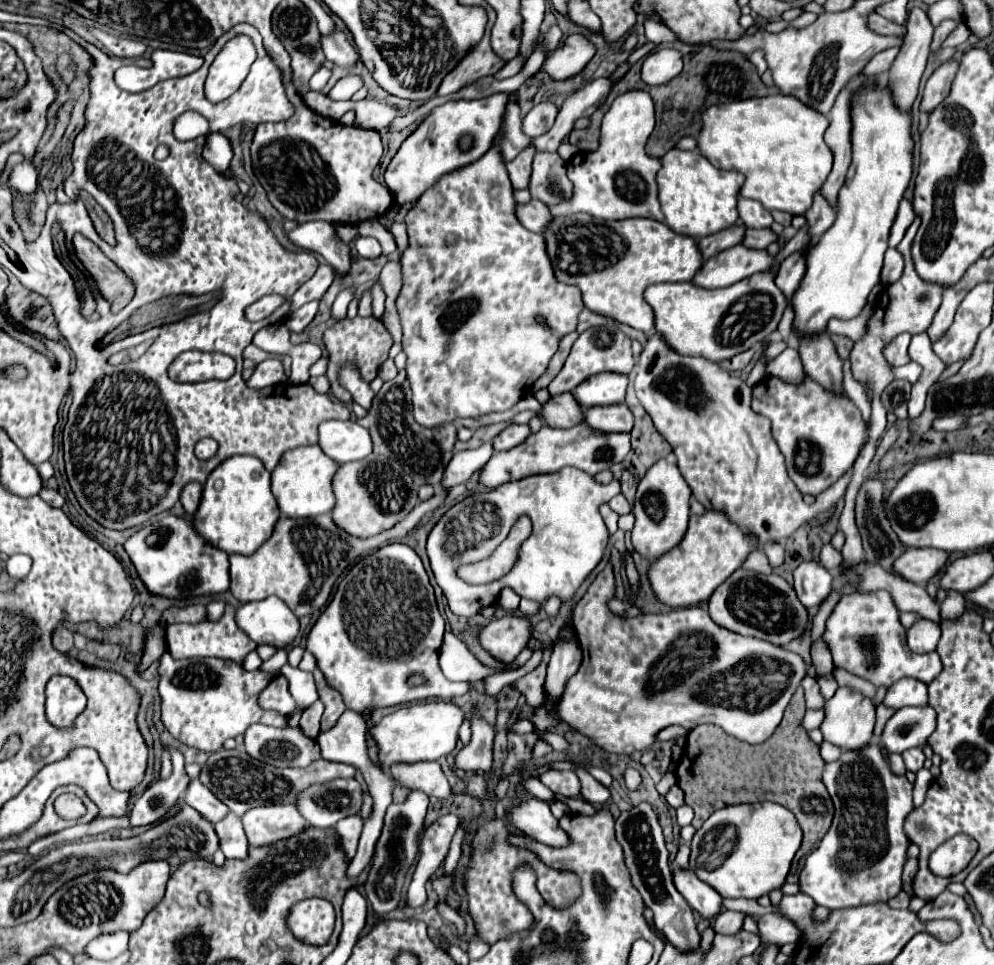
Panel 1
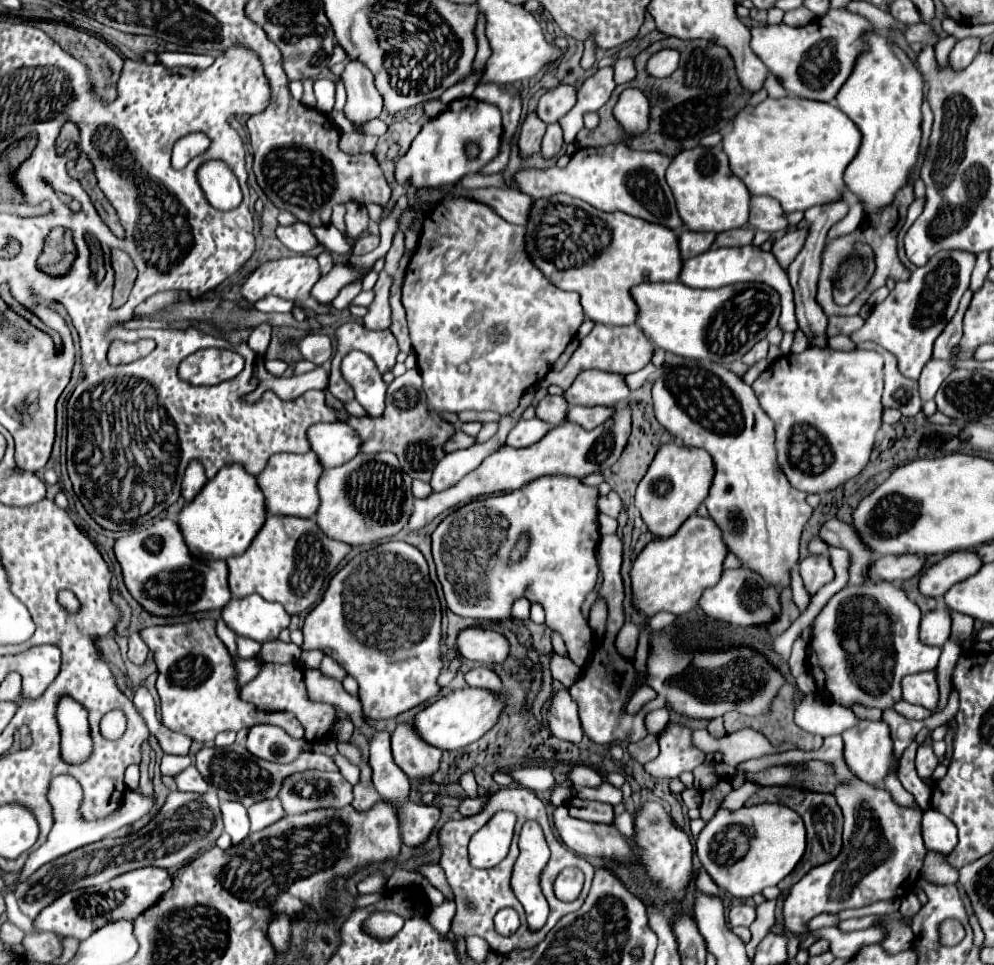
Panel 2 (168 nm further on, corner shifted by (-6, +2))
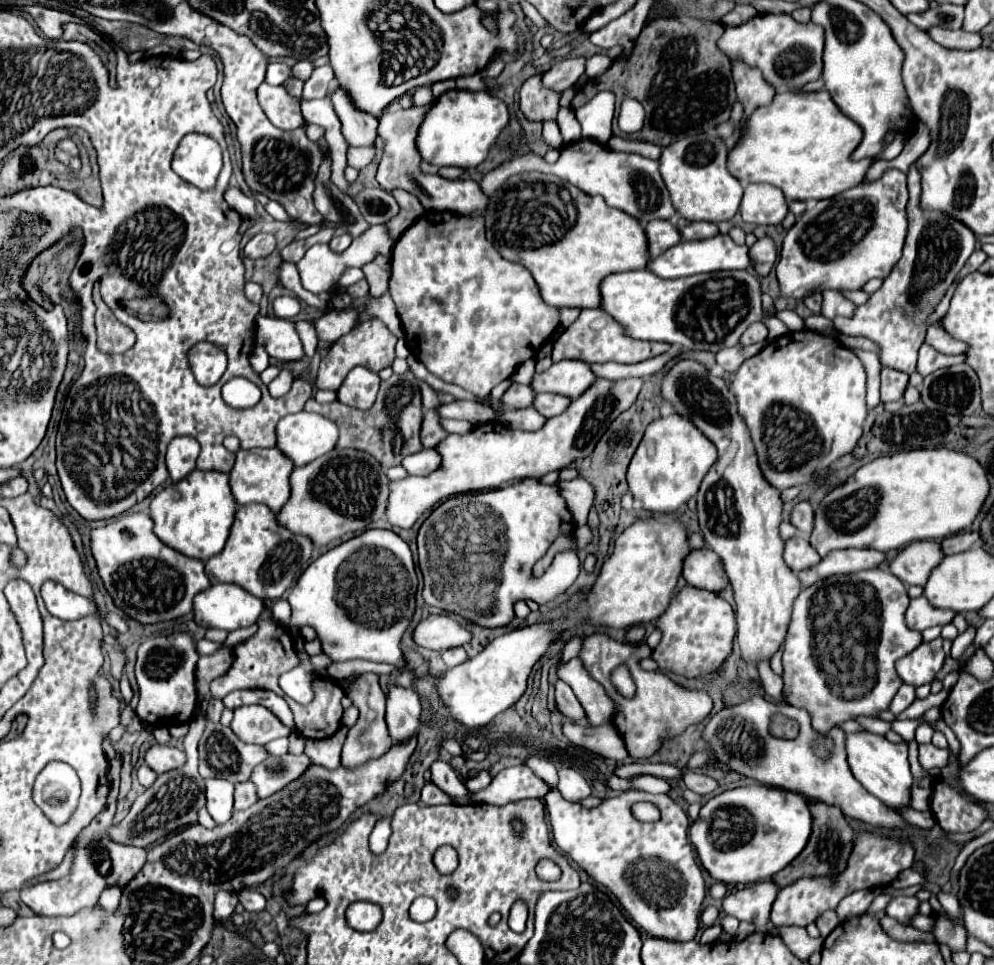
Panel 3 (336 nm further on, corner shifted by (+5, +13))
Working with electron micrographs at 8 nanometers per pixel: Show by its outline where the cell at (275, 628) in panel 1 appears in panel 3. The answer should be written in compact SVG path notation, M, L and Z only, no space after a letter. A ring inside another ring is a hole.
M214 584L194 598L194 620L198 626L204 626L204 628L222 628L228 632L246 628L256 624L262 610L264 610L264 600L254 598L250 592L234 584Z

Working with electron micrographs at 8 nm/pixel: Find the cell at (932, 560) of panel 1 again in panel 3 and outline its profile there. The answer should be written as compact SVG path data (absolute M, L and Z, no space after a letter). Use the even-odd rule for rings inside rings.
M846 548L846 550L834 550L826 558L822 558L820 564L802 570L798 574L802 586L810 586L822 578L834 576L834 574L850 574L860 570L878 568L886 560L886 554L874 548Z

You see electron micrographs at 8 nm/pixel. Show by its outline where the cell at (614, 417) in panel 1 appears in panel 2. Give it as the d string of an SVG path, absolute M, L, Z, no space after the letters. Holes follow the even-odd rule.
M569 407L565 419L581 425L583 429L593 429L603 421L607 421L611 415L613 409L605 409L605 407Z

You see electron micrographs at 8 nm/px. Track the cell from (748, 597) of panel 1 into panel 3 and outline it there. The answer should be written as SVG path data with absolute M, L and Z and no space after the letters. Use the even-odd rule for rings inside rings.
M710 548L692 550L684 560L682 574L690 586L710 590L714 594L720 594L730 584L726 572L722 570L722 560Z

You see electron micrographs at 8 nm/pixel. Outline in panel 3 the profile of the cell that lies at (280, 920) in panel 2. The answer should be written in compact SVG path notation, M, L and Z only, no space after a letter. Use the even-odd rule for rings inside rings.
M242 890L238 896L240 896L240 904L248 912L262 912L266 908L266 898L258 890Z

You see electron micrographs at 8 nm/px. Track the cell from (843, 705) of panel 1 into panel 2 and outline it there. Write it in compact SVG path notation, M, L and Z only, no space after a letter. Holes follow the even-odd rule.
M859 721L857 727L847 729L843 733L843 743L845 743L845 761L853 775L869 785L883 785L885 777L899 769L899 759L893 753L893 741L889 735L889 727L885 721Z

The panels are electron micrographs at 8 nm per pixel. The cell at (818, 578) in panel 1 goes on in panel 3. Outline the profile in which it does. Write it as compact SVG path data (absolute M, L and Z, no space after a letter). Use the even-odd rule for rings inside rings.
M794 536L794 538L790 538L790 540L786 542L784 560L786 560L786 564L790 566L790 570L798 574L798 572L806 570L808 566L818 564L822 558L820 558L820 554L810 546L808 540Z

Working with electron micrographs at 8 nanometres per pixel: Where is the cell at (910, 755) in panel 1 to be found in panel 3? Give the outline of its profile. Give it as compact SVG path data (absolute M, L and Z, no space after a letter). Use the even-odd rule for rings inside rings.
M920 744L918 746L920 754L918 754L918 762L924 770L930 768L942 768L948 762L948 750L940 750L934 744Z

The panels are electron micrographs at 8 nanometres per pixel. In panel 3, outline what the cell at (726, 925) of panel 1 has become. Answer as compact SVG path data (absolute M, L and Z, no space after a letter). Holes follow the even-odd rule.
M760 882L744 890L738 890L734 894L728 894L722 900L722 910L728 916L754 924L758 934L766 934L768 920L770 920L768 916L770 916L770 908L776 898L776 892L778 892L778 886L774 882Z

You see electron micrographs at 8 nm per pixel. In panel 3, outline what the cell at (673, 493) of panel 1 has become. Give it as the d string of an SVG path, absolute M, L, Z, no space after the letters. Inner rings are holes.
M678 414L658 418L646 428L646 434L630 462L628 486L634 500L642 502L648 512L674 512L690 500L710 466L716 462L716 446L710 444L702 432Z

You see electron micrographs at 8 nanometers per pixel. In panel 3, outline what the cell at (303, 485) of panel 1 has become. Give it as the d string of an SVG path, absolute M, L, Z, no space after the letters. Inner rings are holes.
M254 448L240 450L236 456L236 464L230 472L230 486L234 490L234 498L238 504L262 502L278 512L290 500L290 474L294 470L294 462L282 454L278 448Z

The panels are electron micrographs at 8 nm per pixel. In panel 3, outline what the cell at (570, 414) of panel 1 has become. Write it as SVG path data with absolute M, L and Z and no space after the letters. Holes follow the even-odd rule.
M512 384L502 396L502 402L506 408L530 408L534 404L534 390L532 386Z

